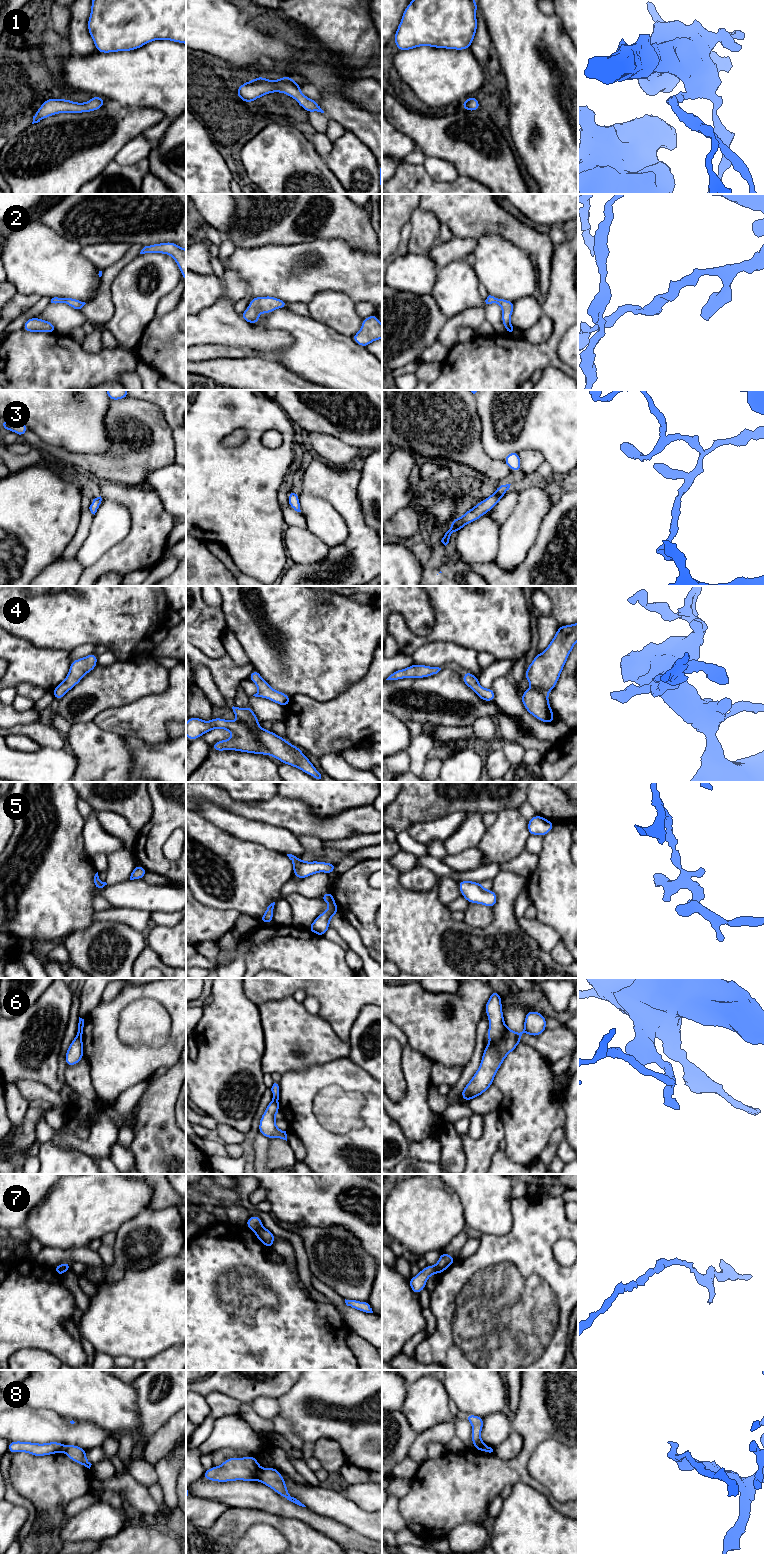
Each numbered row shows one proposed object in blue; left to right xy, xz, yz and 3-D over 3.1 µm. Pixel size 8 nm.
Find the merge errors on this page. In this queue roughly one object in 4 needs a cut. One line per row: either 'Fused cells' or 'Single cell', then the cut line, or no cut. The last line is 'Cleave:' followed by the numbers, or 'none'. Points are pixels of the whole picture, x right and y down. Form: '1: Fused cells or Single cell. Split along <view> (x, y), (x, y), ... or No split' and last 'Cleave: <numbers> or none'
1: Single cell. No split
2: Single cell. No split
3: Single cell. No split
4: Single cell. No split
5: Single cell. No split
6: Fused cells. Split along yz (507, 1027), (499, 1039), (490, 1041)
7: Fused cells. Split along xz (262, 1226), (254, 1231)
8: Fused cells. Split along xz (261, 1468), (257, 1479)
Cleave: 6, 7, 8

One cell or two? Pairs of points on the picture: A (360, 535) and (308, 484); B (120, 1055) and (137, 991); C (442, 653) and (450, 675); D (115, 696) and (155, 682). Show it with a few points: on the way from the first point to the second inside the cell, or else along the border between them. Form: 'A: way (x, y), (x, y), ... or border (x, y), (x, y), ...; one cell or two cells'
A: way (354, 519), (352, 513), (324, 485); one cell
B: way (110, 1038), (110, 1012), (120, 1002); one cell
C: border (452, 665), (446, 665), (441, 668); two cells
D: way (125, 686), (129, 682), (145, 682); one cell

